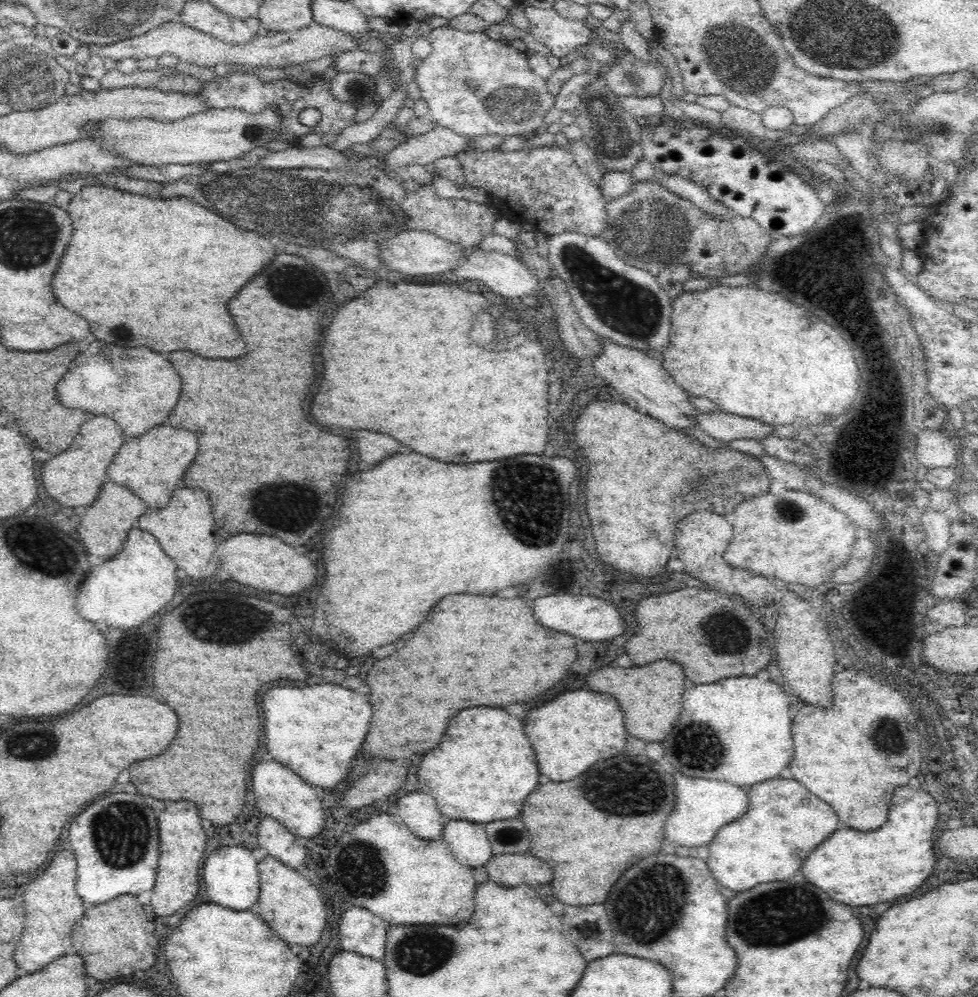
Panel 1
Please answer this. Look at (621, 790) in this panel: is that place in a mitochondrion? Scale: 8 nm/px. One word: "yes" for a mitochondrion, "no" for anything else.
yes

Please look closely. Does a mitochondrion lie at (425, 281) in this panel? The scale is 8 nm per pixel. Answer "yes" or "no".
no

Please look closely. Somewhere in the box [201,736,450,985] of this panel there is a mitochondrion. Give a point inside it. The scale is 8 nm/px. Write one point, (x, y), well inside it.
(362, 871)

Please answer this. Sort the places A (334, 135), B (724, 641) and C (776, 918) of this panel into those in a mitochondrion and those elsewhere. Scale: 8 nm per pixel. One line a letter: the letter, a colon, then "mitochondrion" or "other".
A: other
B: mitochondrion
C: mitochondrion

